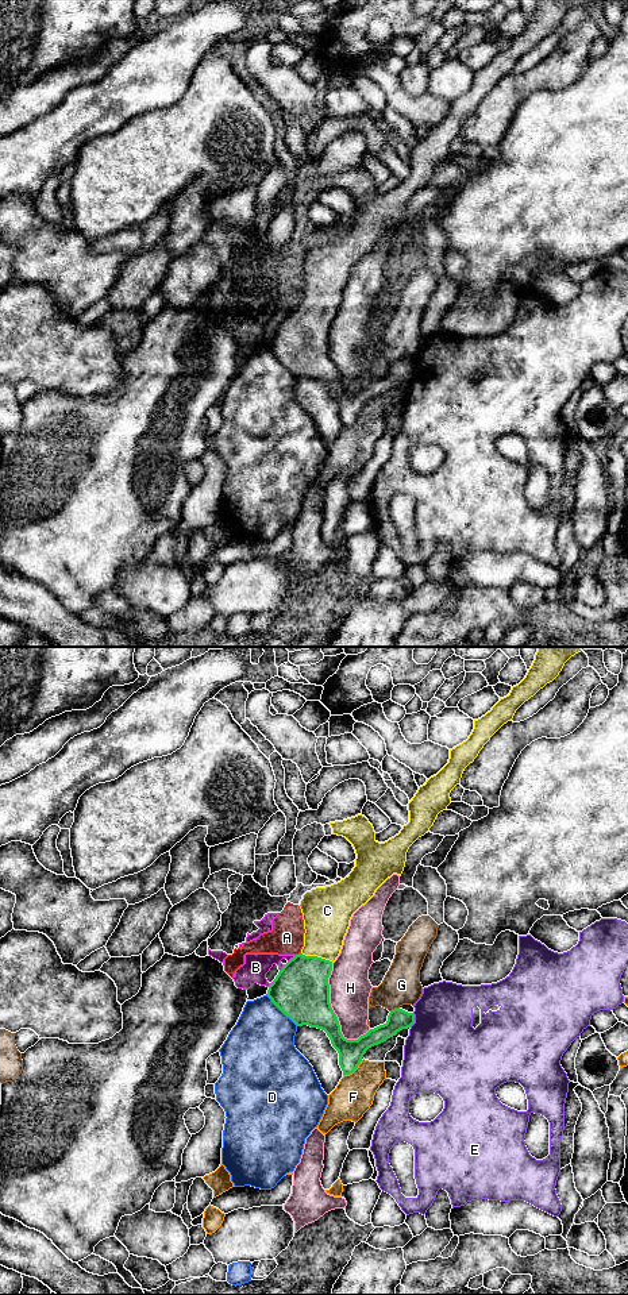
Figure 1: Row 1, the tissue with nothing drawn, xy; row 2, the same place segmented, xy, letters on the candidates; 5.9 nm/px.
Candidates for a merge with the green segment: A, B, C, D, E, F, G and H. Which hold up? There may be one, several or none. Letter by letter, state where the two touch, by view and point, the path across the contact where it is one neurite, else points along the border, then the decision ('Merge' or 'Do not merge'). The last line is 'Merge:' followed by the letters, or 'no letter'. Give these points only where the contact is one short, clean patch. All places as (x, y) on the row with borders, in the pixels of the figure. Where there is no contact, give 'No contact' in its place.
A: Touches green at xy (299, 954). Boundary: xy (300, 952), (296, 955). Do not merge
B: Touches green at xy (293, 958). Boundary: xy (296, 955), (288, 962). Do not merge
C: Touches green at xy (316, 956). Path across: xy (301, 991), (303, 981), (316, 956), (323, 941), (326, 916). Merge
D: Touches green at xy (281, 1010). Do not merge
E: Touches green at xy (413, 1020). Do not merge
F: Touches green at xy (353, 1071). Do not merge
G: Touches green at xy (395, 1009). Do not merge
H: Touches green at xy (330, 1006). Do not merge
Merge: C

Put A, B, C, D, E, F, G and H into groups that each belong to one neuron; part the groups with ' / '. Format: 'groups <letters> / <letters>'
groups A B / C / D / E / F / G / H

